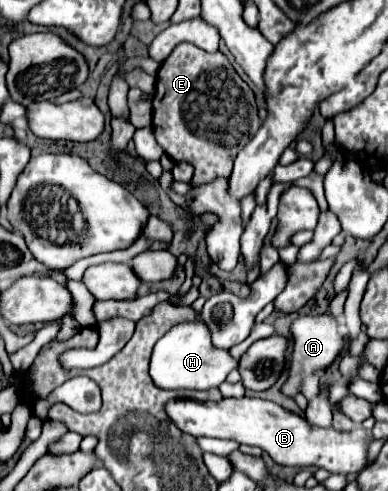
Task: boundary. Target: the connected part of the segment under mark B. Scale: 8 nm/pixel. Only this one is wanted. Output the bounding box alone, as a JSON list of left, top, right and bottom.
[166,398,372,472]

